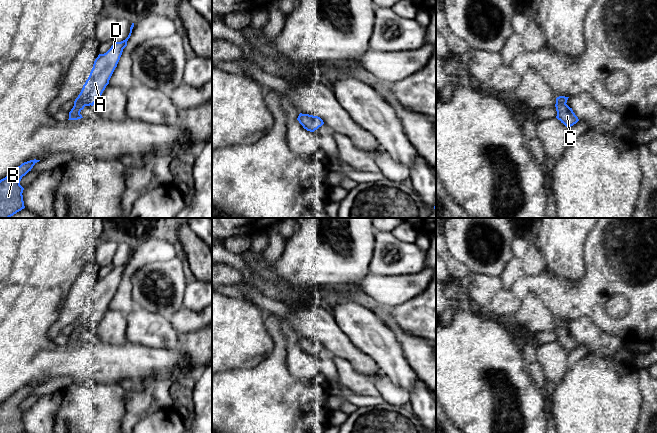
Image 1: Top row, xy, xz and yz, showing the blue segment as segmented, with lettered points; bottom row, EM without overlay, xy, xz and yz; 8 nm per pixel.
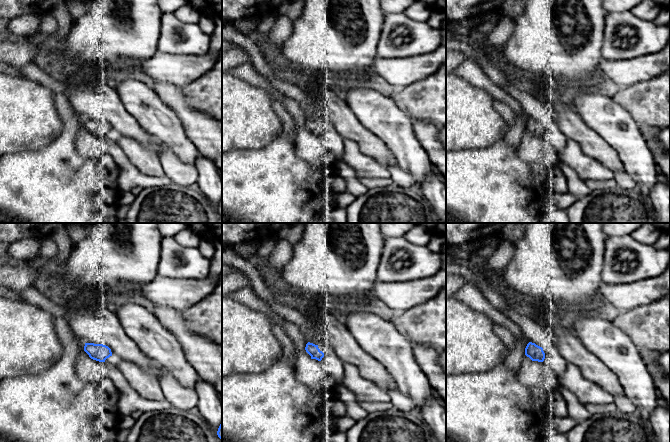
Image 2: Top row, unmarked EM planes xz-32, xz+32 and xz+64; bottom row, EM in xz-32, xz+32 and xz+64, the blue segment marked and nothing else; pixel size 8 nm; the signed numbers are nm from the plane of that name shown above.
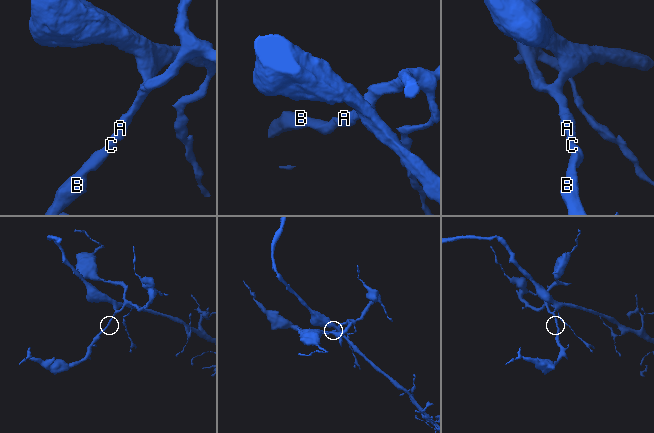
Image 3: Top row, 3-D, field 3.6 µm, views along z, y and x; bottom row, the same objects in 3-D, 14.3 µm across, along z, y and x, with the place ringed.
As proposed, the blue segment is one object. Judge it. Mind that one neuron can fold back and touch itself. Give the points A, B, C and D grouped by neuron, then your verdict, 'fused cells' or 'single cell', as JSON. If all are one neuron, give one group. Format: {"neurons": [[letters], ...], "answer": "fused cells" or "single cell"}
{"neurons": [["A", "B", "C", "D"]], "answer": "single cell"}

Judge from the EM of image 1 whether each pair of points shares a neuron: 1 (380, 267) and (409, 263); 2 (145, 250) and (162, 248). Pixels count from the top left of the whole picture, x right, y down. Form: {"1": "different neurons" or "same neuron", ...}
{"1": "same neuron", "2": "same neuron"}

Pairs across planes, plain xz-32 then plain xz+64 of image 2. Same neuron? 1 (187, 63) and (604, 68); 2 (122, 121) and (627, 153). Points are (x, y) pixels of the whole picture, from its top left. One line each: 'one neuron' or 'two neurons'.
1: one neuron
2: two neurons

